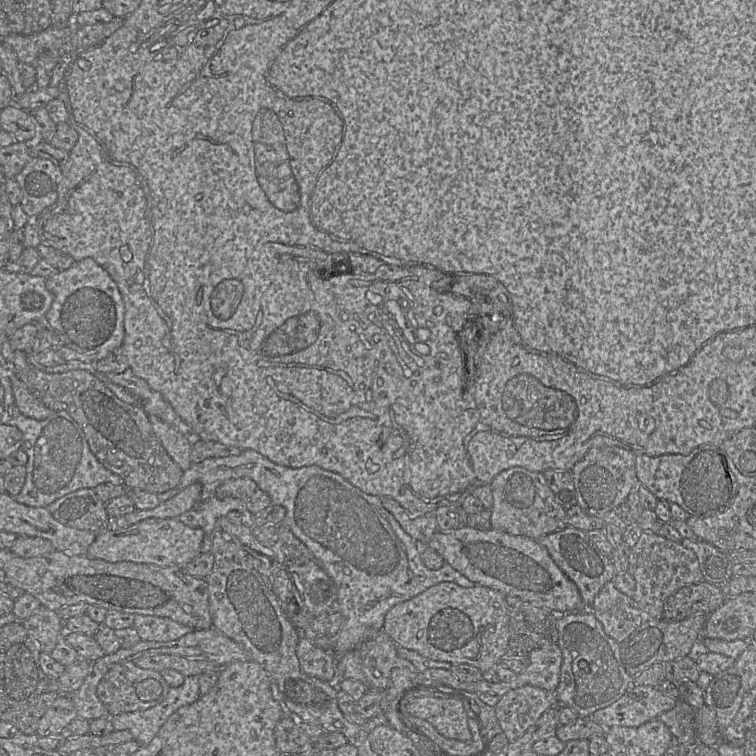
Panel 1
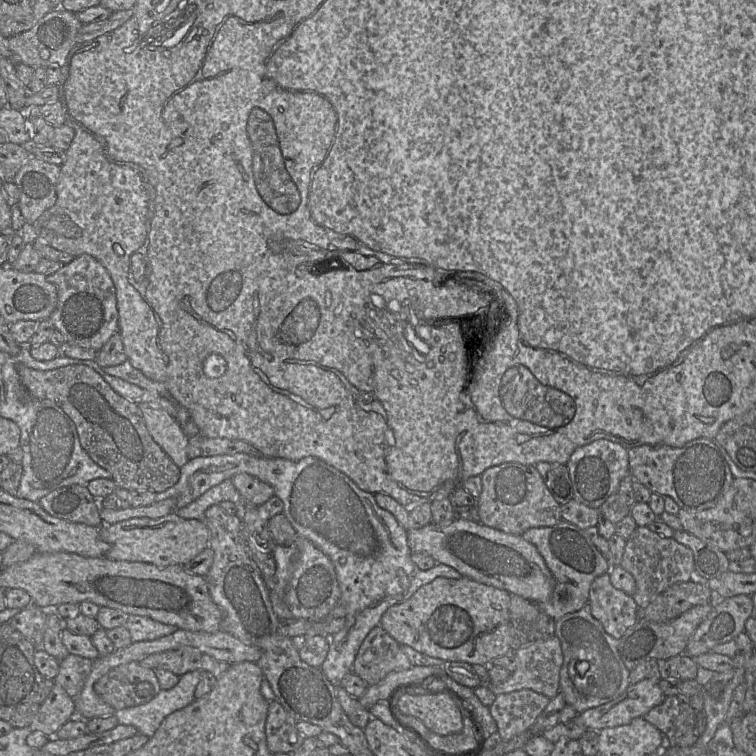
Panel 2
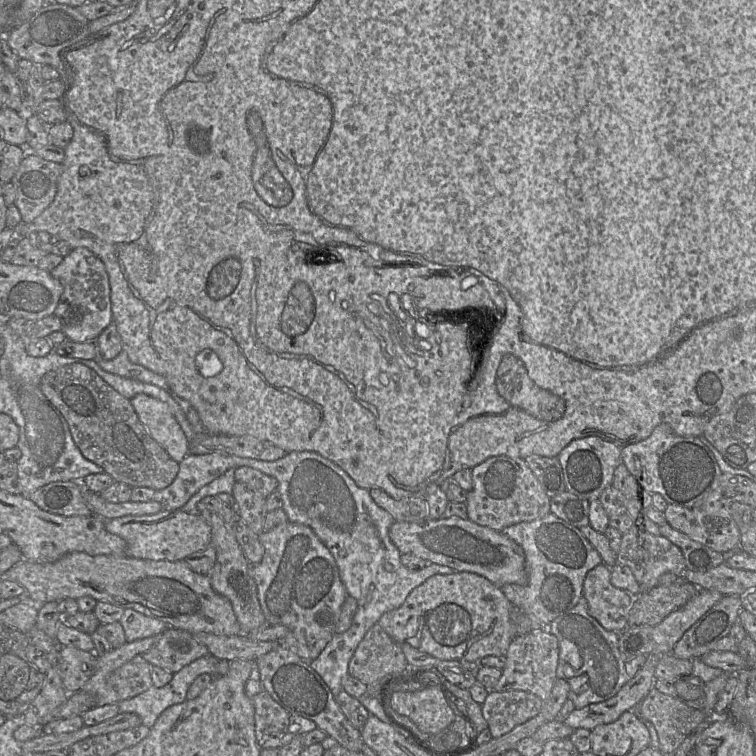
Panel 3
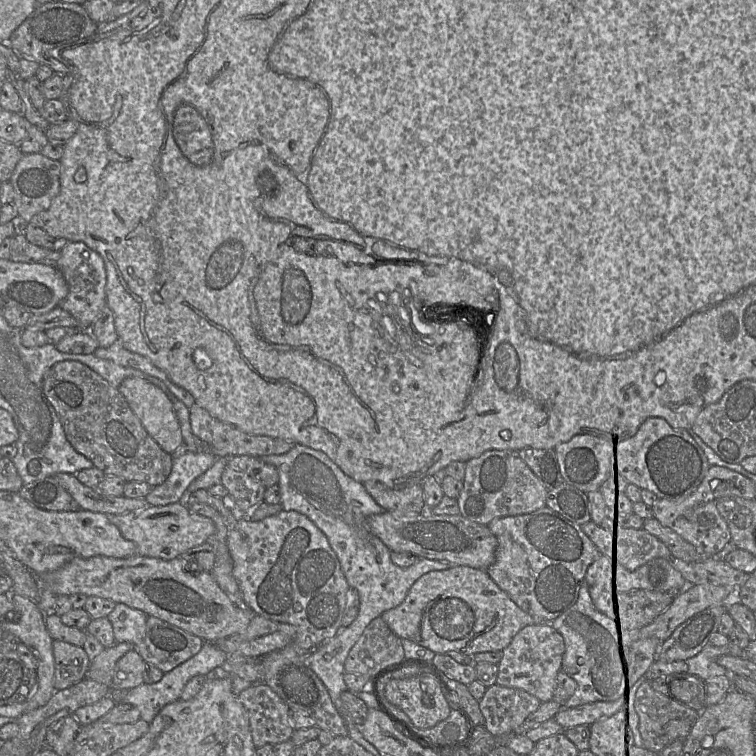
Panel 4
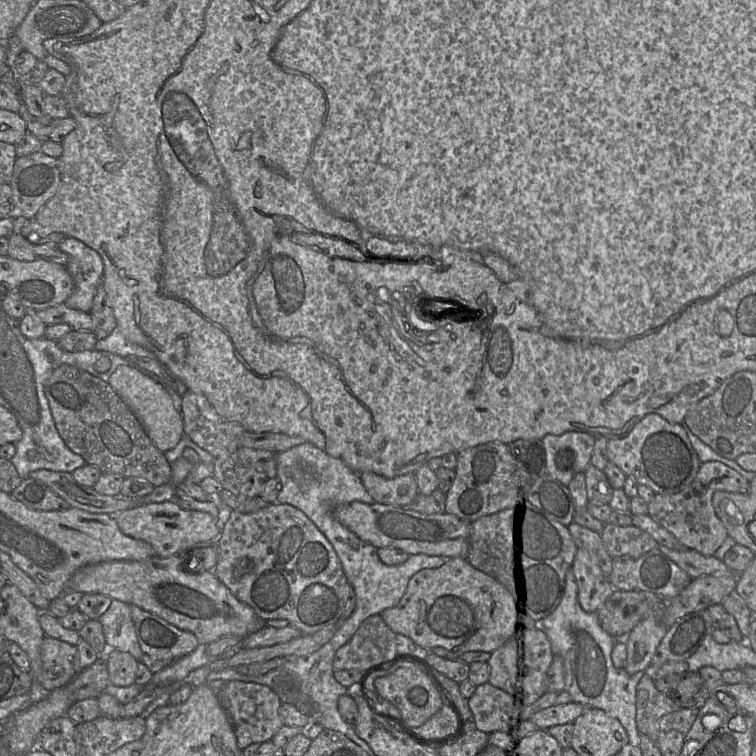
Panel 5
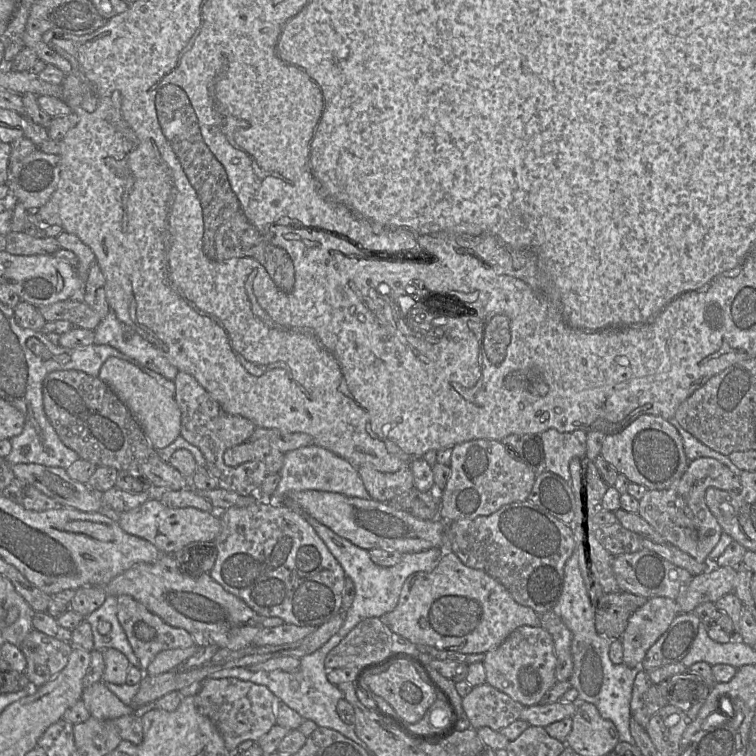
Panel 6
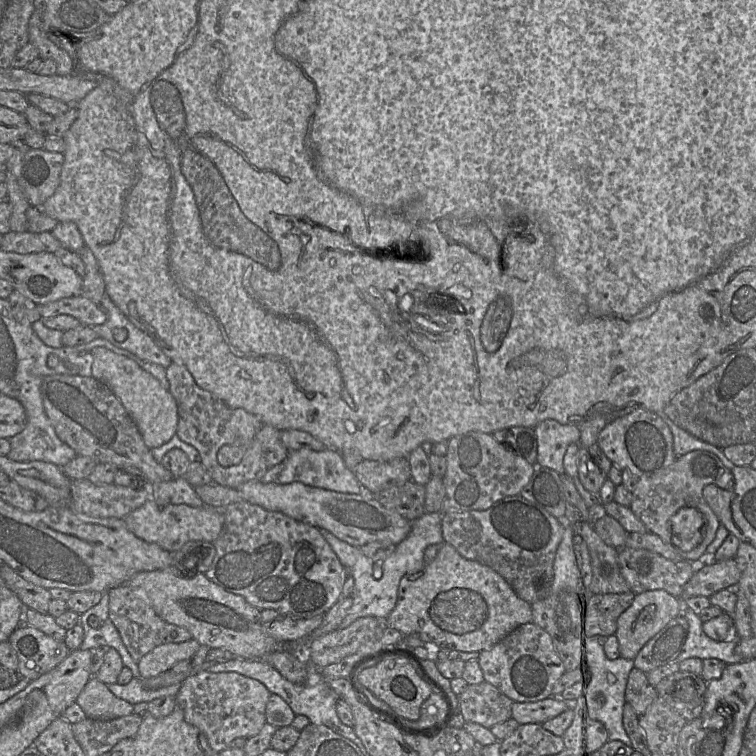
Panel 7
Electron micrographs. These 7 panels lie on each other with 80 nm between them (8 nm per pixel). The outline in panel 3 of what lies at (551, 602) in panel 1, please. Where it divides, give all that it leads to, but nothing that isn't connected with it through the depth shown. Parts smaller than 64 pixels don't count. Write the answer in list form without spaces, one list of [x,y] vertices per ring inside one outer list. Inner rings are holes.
[[[457,516],[426,519],[420,522],[394,521],[389,530],[391,541],[401,554],[413,554],[427,562],[445,565],[459,572],[472,572],[485,577],[498,587],[527,582],[525,554],[522,547],[486,526]]]

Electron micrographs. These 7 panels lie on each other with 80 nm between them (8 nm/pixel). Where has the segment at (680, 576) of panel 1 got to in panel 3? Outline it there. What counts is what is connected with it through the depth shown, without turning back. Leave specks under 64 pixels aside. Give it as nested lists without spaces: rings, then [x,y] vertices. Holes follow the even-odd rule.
[[[637,526],[622,533],[619,550],[616,552],[617,563],[631,569],[633,575],[641,586],[642,591],[648,591],[659,585],[659,579],[666,573],[683,576],[686,564],[683,554],[678,546],[662,535],[654,535]]]

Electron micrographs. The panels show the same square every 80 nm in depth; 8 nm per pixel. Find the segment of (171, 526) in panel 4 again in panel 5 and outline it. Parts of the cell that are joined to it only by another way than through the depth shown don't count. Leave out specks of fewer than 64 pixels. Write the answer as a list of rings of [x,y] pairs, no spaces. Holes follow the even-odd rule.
[[[175,500],[140,505],[111,516],[123,534],[150,544],[160,557],[180,554],[198,543],[214,543],[221,533],[221,524],[212,515],[182,509]]]

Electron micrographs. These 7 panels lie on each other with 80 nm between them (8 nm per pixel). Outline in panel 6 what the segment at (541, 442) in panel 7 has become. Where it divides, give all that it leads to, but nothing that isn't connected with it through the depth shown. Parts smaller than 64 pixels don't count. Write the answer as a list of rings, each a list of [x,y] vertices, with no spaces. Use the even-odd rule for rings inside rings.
[[[551,428],[542,432],[540,436],[543,442],[546,470],[570,482],[570,461],[575,457],[586,456],[587,432],[584,430],[559,432]]]

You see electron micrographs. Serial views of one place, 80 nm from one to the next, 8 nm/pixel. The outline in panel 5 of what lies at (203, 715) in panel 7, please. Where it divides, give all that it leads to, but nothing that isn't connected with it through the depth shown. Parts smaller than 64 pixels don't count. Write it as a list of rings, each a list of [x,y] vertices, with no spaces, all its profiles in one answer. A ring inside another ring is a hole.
[[[231,680],[217,685],[217,694],[232,723],[241,750],[252,743],[271,741],[284,725],[279,714],[282,702],[275,691],[266,685]]]

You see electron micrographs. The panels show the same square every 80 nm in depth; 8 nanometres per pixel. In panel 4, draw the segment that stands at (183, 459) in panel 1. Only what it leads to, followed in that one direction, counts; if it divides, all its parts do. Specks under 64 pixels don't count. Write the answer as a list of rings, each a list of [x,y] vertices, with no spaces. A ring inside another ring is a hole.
[[[138,377],[124,379],[118,390],[146,432],[171,455],[183,443],[183,437],[173,405],[165,393]]]

